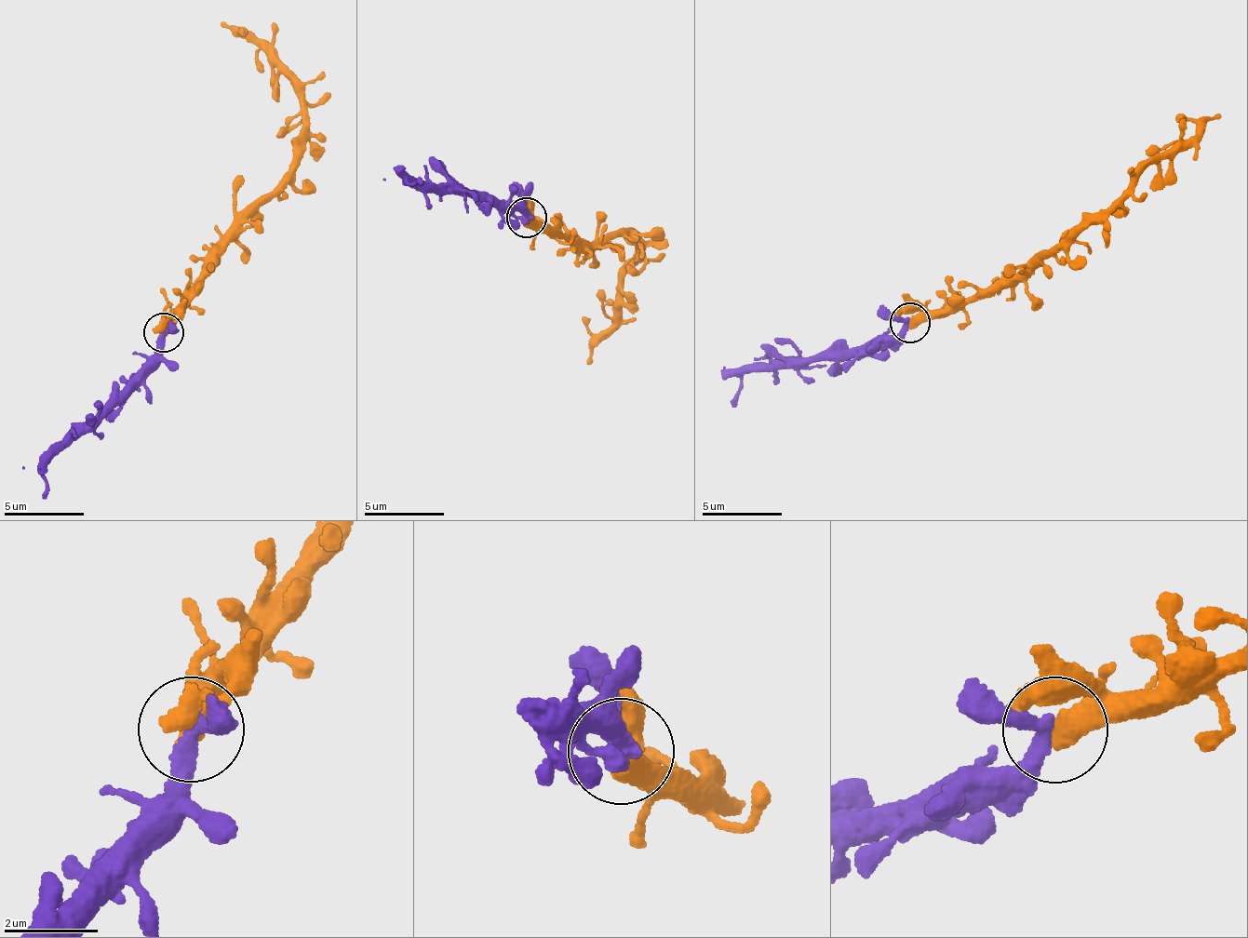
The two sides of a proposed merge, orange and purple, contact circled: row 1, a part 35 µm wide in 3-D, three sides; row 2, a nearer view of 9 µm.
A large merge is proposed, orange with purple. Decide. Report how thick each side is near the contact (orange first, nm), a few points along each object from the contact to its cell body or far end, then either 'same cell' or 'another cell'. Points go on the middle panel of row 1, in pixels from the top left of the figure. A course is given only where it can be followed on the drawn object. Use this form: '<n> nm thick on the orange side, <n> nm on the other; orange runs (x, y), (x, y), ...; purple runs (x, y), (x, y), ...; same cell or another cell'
550 nm thick on the orange side, 280 nm on the other; orange runs (527, 218), (548, 222), (592, 245), (625, 227), (637, 249), (625, 276), (619, 328), (592, 344), (588, 365); purple runs (527, 214), (519, 210), (509, 211), (491, 202), (477, 204), (468, 194), (415, 191), (408, 182), (422, 181); same cell

